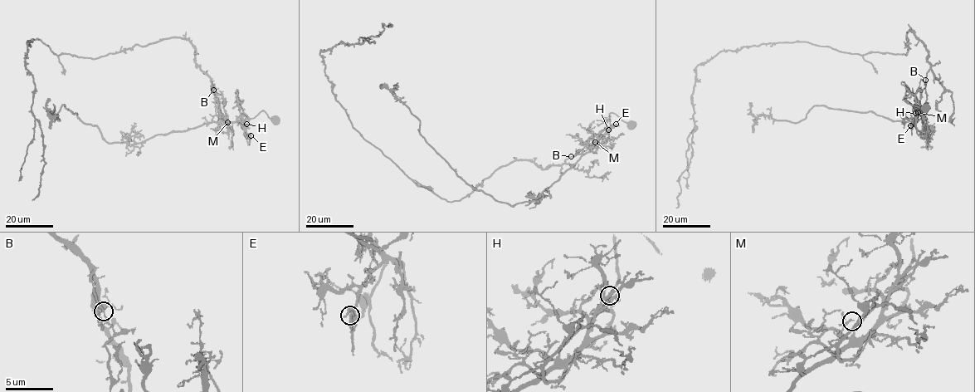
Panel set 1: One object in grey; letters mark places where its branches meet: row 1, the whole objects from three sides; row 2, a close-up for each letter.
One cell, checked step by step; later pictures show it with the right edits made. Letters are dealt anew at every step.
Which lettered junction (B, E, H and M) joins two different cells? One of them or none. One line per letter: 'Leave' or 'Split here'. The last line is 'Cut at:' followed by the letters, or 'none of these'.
B: Split here
E: Leave
H: Leave
M: Leave
Cut at: B

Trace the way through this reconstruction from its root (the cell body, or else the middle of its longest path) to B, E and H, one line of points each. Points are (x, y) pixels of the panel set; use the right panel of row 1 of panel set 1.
B: (925, 107), (905, 101), (923, 111), (918, 106), (925, 80)
E: (925, 107), (912, 105), (905, 100), (918, 109), (911, 127), (910, 125)
H: (925, 107), (912, 105), (905, 100), (918, 109), (915, 113)

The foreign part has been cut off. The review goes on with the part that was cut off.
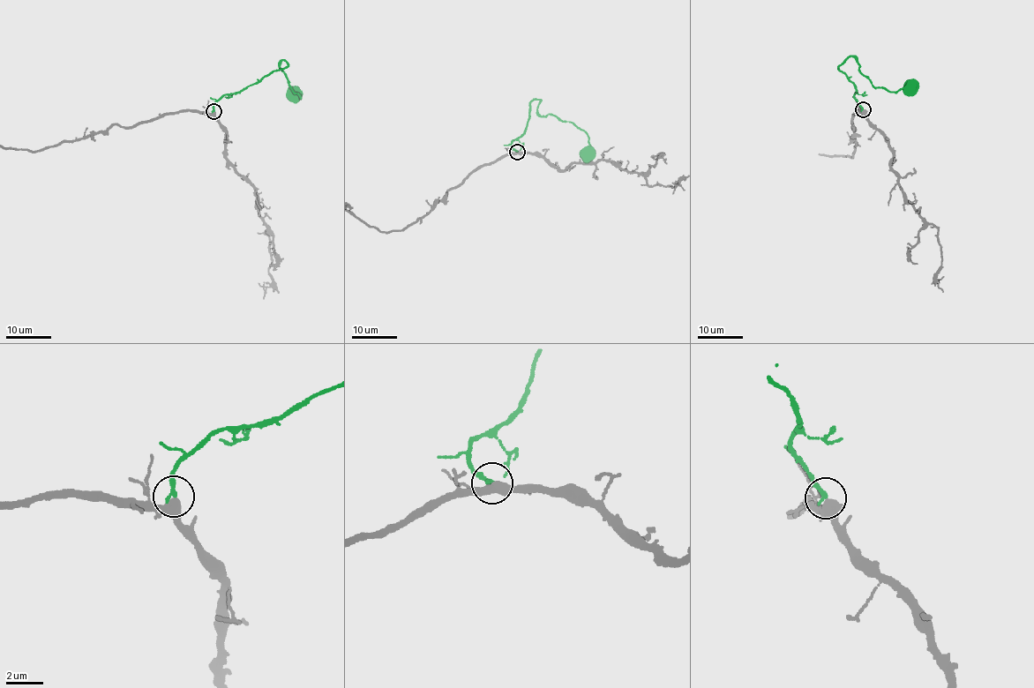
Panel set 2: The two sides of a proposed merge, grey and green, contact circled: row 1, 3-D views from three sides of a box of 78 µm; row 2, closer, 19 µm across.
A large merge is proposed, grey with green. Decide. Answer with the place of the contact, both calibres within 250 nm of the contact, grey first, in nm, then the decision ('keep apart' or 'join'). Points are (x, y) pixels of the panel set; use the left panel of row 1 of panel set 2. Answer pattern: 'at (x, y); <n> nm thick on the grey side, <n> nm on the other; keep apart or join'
at (213, 111); 360 nm thick on the grey side, 240 nm on the other; join

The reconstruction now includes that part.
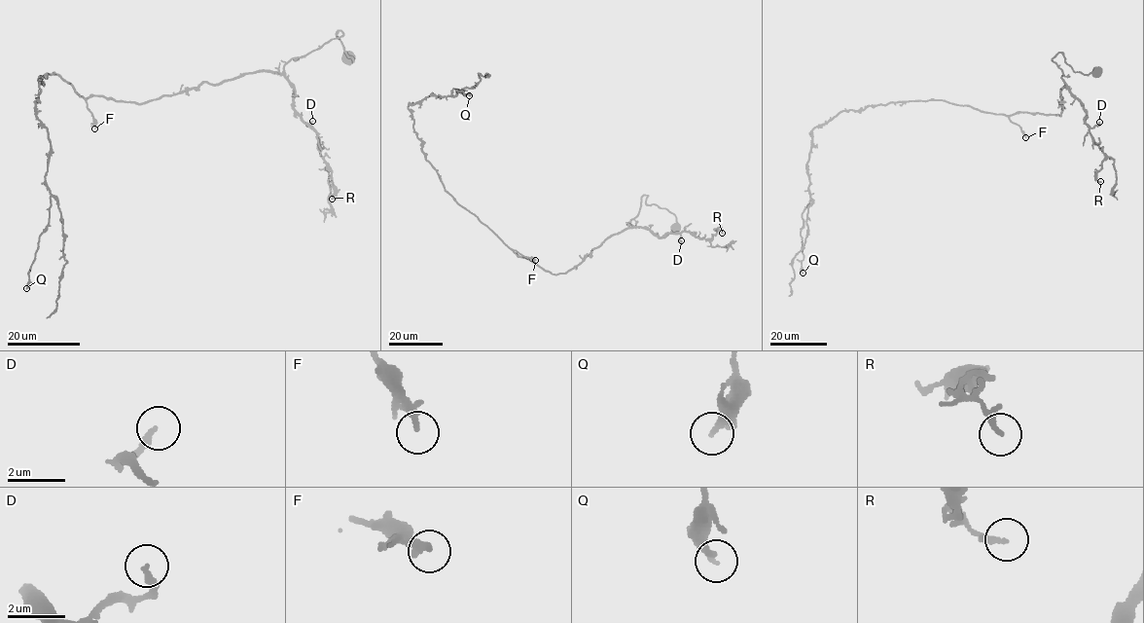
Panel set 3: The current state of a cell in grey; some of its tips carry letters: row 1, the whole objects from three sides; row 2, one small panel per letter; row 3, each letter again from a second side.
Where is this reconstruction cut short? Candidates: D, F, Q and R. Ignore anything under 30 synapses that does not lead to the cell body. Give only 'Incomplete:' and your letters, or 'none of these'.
Incomplete: F

